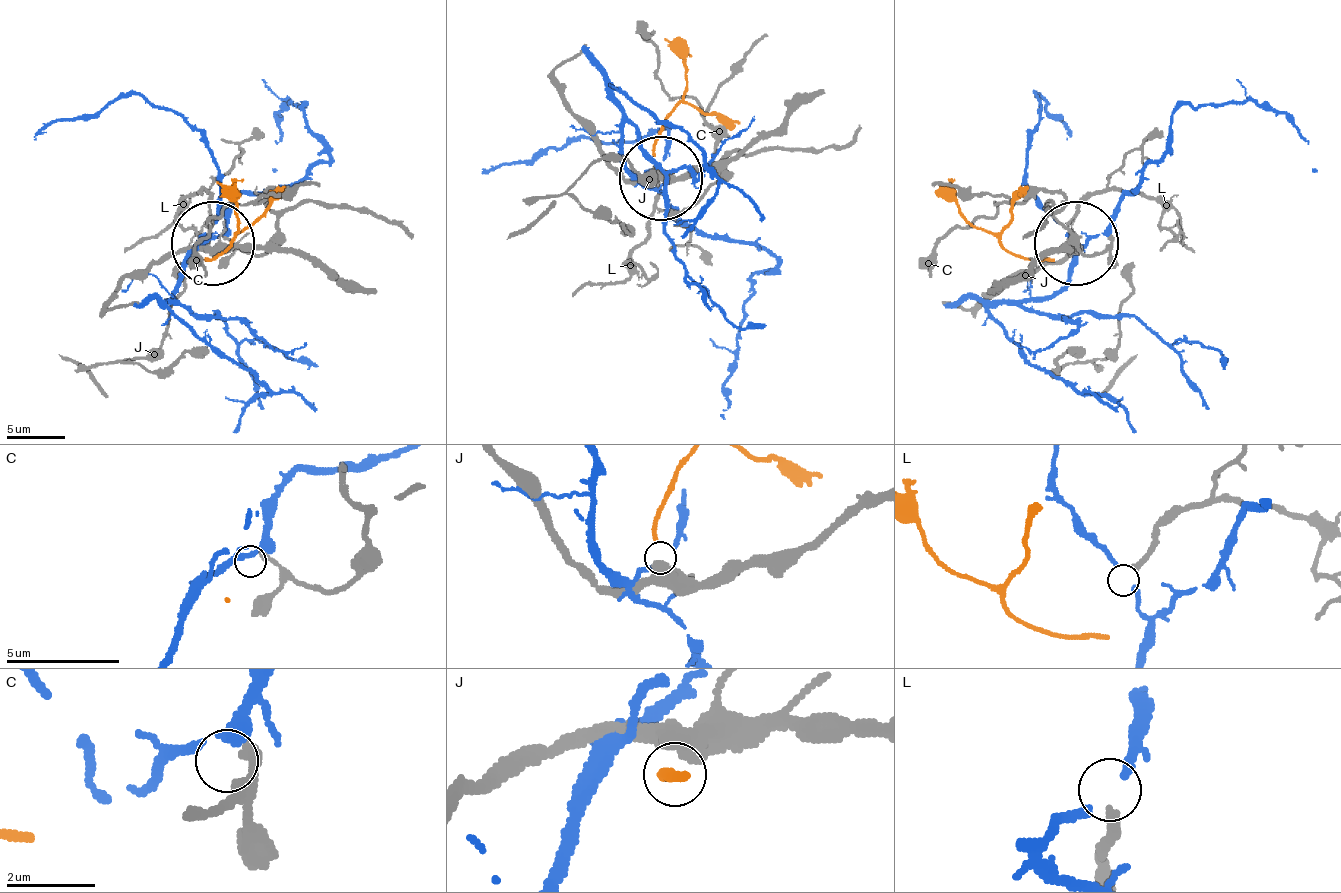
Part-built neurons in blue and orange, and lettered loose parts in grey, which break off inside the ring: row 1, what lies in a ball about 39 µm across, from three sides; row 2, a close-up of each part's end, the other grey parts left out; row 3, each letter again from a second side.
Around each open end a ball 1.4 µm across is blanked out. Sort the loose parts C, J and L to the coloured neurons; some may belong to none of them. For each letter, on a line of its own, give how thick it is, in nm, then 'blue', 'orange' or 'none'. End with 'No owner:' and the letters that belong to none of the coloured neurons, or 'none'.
C: 260 nm | none
J: 500 nm | orange
L: 240 nm | none
No owner: C, L

